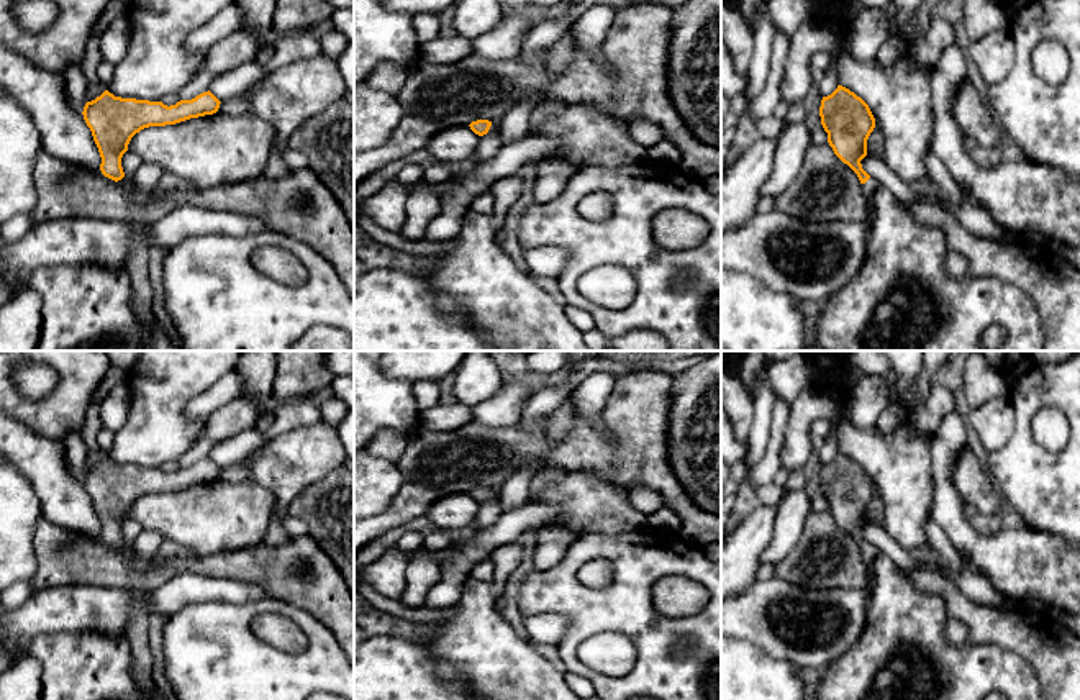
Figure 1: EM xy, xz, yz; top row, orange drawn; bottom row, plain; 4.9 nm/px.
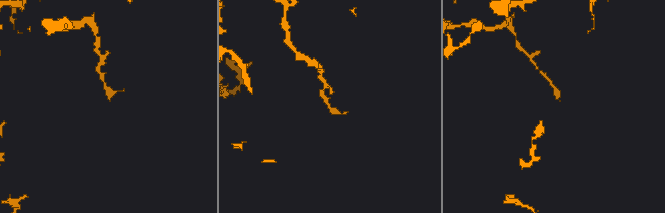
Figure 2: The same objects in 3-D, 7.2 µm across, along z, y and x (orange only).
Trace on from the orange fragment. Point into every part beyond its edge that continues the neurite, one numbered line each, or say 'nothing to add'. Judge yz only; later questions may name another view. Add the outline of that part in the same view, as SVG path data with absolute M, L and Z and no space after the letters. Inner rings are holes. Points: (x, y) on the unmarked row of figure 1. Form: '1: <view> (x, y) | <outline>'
1: yz (869, 554) | M869 546L865 551L862 551L862 559L867 569L867 585L864 587L864 592L867 595L867 602L870 602L870 590L872 590L872 562L877 557L880 551L875 546Z

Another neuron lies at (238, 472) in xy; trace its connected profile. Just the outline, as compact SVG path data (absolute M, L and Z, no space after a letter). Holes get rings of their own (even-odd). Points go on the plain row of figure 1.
M256 451L249 452L244 459L225 467L220 470L218 479L229 482L229 484L243 484L243 482L251 482L251 466L249 466L249 457Z

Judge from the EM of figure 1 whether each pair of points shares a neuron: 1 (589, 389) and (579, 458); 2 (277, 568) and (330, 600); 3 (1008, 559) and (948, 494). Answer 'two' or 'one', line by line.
1: two
2: one
3: one

